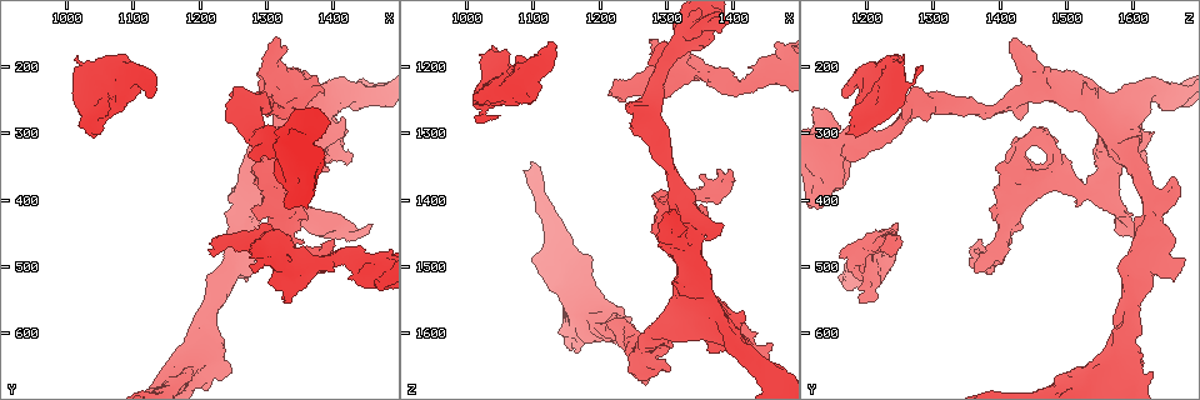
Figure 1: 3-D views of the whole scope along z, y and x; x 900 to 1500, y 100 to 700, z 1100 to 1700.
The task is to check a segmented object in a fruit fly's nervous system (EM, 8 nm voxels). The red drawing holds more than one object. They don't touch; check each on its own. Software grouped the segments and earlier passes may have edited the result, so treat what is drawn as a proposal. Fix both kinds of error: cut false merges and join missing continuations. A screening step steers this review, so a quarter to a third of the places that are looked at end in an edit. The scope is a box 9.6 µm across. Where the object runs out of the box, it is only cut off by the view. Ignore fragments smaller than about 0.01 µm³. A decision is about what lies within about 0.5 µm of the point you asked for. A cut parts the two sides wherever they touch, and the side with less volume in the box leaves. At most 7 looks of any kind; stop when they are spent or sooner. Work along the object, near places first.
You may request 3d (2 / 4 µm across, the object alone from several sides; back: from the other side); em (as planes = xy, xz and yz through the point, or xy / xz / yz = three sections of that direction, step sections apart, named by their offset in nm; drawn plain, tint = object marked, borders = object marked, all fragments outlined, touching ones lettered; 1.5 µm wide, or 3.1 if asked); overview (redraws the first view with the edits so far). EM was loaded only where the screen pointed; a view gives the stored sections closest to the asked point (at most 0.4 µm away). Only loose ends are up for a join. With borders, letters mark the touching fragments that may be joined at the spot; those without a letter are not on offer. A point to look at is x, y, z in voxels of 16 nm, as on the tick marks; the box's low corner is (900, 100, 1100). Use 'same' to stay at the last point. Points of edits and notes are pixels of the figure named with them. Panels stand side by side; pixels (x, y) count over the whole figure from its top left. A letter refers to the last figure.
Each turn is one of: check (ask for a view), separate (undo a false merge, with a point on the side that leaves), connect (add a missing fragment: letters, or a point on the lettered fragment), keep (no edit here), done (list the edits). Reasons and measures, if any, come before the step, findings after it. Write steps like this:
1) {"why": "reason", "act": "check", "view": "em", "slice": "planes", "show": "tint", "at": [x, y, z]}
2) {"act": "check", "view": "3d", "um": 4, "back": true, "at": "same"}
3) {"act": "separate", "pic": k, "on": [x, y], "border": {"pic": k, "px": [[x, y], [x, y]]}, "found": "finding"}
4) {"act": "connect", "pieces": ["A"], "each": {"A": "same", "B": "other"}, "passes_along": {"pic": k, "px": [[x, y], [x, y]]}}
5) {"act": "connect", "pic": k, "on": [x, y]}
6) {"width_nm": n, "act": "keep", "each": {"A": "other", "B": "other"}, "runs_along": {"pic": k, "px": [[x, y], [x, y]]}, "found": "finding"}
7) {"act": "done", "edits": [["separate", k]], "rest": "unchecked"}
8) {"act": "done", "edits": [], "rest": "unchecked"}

{"why": "thin end", "act": "check", "view": "em", "slice": "planes", "show": "borders", "at": [1045, 205, 1280]}

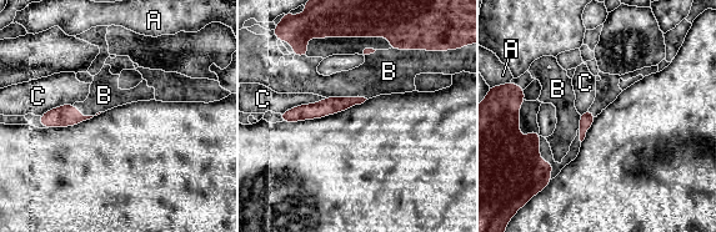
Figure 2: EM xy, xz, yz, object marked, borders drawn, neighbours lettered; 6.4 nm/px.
{"act": "connect", "pieces": ["B"], "each": {"A": "other", "B": "same", "C": "other"}, "found": "the neuron continues"}

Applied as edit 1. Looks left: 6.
{"act": "check", "view": "overview"}

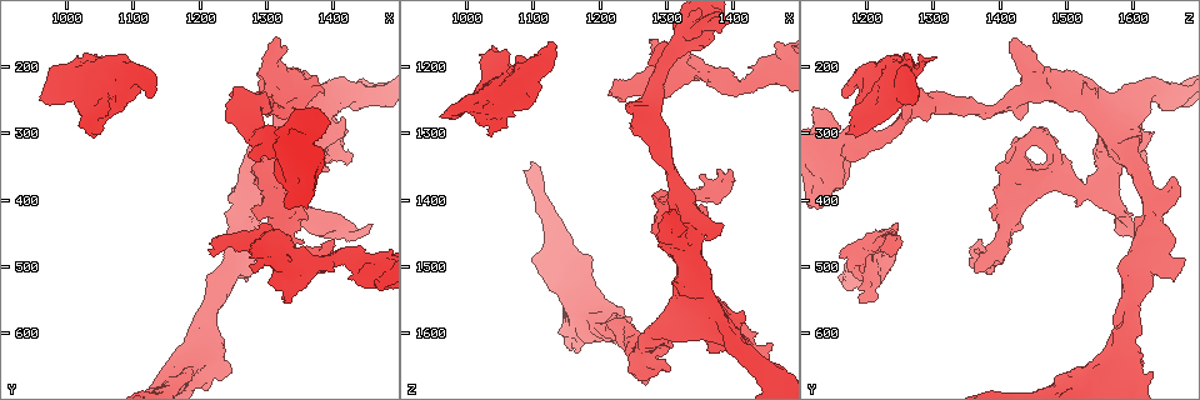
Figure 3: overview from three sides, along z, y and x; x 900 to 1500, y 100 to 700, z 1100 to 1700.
{"why": "free end", "act": "check", "view": "3d", "um": 4, "at": [1220, 480, 1240]}

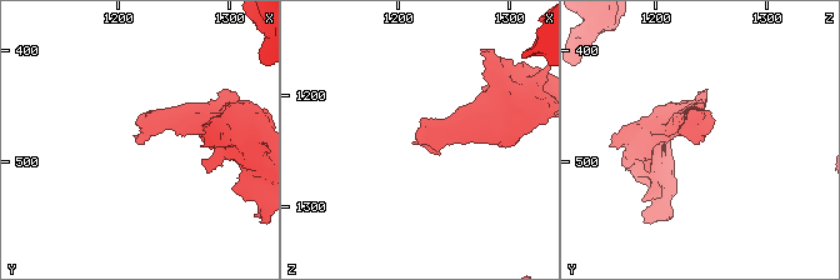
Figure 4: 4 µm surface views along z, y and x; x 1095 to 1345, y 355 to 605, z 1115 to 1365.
{"act": "check", "view": "em", "slice": "planes", "show": "borders", "at": [1218, 482, 1238]}

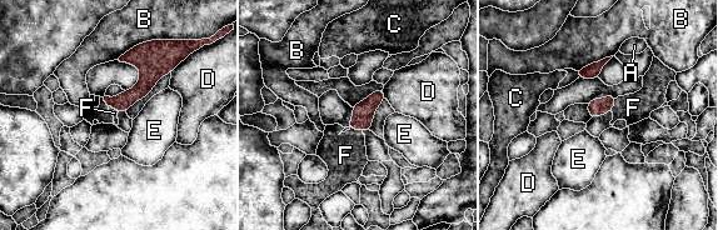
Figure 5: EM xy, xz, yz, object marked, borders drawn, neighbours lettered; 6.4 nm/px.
{"longest_contact_nm": ["B", 320], "act": "connect", "pieces": ["F"], "each": {"A": "other", "B": "other", "C": "other", "D": "other", "E": "other", "F": "same"}, "passes_along": {"pic": 5, "px": [[597, 108], [614, 104], [633, 108]]}, "found": "the neuron continues"}

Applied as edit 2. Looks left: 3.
{"why": "long arm stops here", "act": "check", "view": "em", "slice": "planes", "show": "borders", "at": [1455, 435, 1610]}

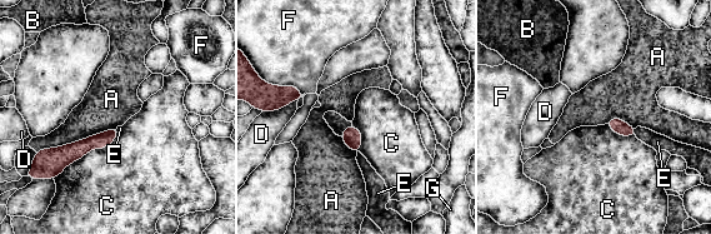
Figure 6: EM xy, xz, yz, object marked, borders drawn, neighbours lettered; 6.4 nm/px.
{"act": "connect", "pieces": ["E"], "each": {"A": "other", "B": "other", "C": "other", "D": "other", "E": "same", "F": "other", "G": "other"}, "passes_along": {"pic": 6, "px": [[622, 129], [635, 132], [657, 142]]}, "found": "it goes on there"}

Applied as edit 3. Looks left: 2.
{"act": "done", "edits": [["connect", 2], ["connect", 5], ["connect", 6]], "rest": "unchecked"}

